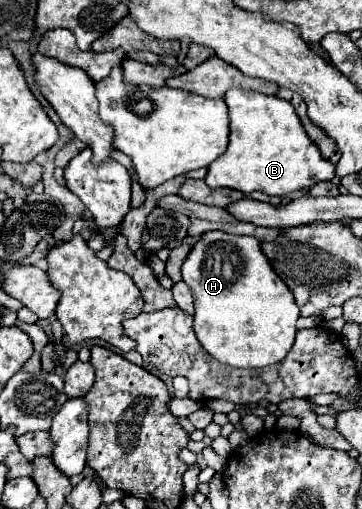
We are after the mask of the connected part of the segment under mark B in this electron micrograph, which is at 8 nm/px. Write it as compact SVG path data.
M231 88L225 94L231 122L231 142L219 160L215 160L205 176L211 188L235 188L241 192L261 190L269 196L285 196L295 190L307 190L315 182L331 180L335 164L321 156L321 150L307 136L293 104L289 100L267 96L251 90Z

